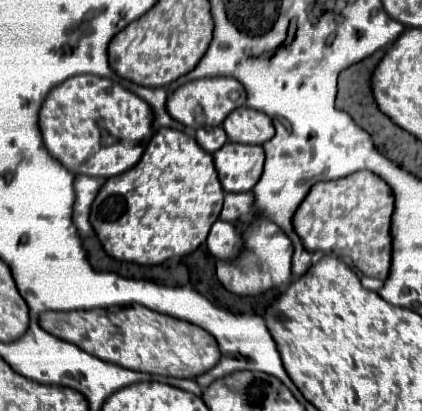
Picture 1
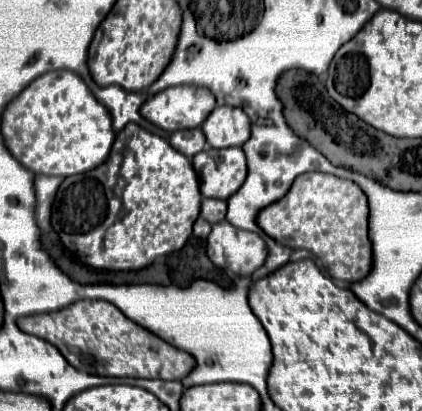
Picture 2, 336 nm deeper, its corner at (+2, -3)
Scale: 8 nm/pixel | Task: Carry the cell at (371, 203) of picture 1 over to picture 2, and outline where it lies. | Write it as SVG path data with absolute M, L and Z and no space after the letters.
M313 171L299 175L287 195L263 207L255 221L277 243L289 249L299 247L315 253L333 279L355 283L367 277L371 269L367 219L367 197L353 181Z

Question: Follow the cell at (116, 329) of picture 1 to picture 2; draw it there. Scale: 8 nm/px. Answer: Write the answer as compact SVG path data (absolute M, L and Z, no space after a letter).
M75 301L65 309L27 315L17 319L23 333L41 337L55 345L61 355L79 371L99 377L137 377L137 379L183 379L195 367L189 353L165 343L151 331L127 319L107 301Z

